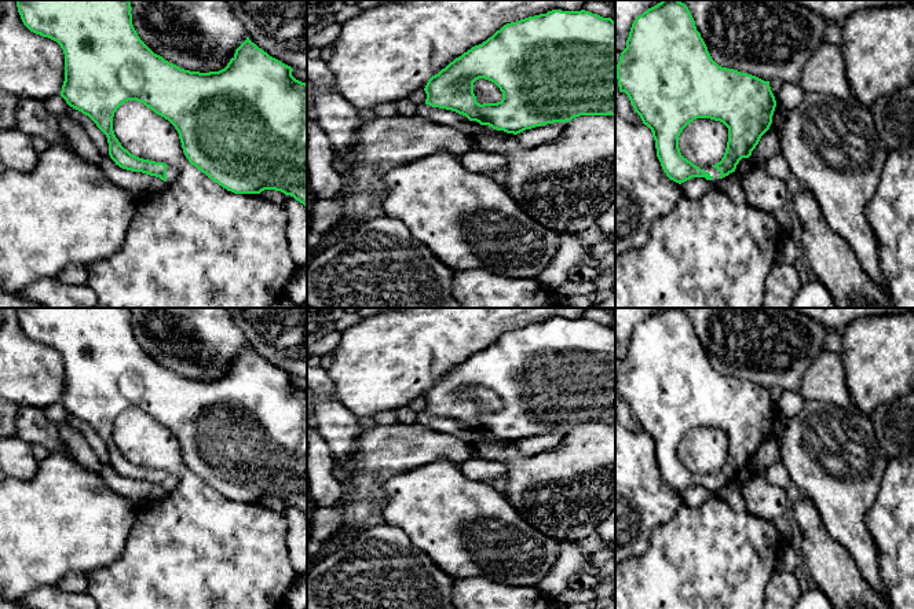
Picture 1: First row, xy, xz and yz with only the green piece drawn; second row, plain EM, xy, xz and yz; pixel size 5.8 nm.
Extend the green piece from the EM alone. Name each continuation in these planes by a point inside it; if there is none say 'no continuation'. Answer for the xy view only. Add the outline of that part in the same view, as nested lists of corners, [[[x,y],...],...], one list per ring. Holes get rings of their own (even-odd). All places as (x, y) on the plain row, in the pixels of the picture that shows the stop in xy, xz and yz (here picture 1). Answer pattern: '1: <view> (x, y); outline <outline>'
1: xy (172, 480); outline [[[169,473],[167,474],[167,491],[168,492],[172,492],[176,488],[178,483],[179,483],[178,476],[169,474]]]

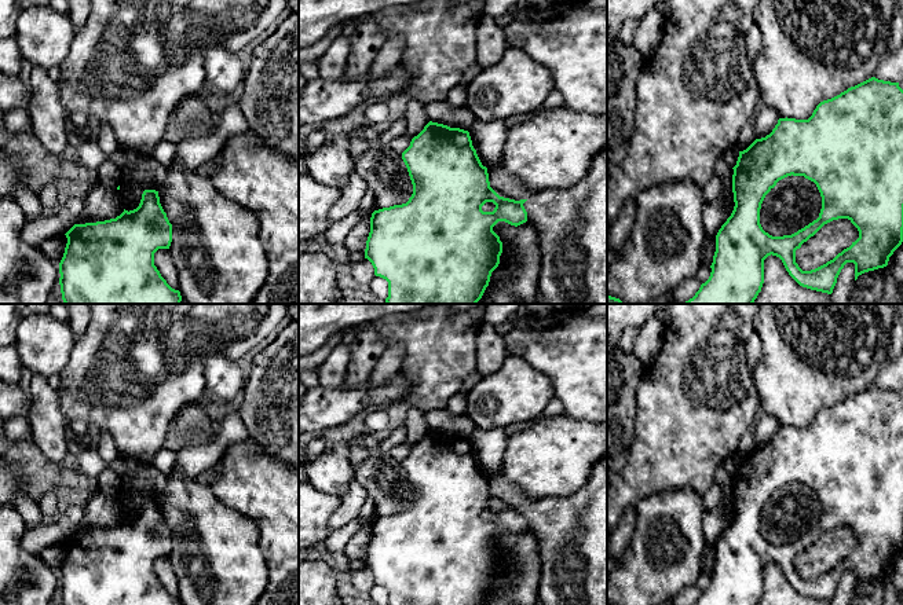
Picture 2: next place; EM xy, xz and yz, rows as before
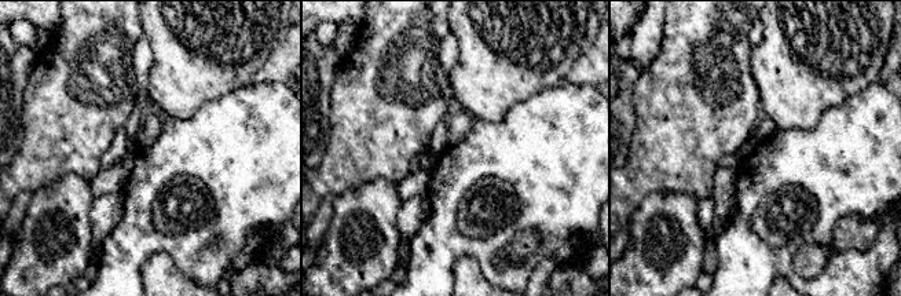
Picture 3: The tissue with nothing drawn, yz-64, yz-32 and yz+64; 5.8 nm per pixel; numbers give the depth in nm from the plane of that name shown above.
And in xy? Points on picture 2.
no continuation

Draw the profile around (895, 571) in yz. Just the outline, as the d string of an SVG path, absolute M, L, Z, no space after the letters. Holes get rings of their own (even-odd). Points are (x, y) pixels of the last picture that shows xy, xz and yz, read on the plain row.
M903 551L889 565L888 573L899 595L903 595Z

